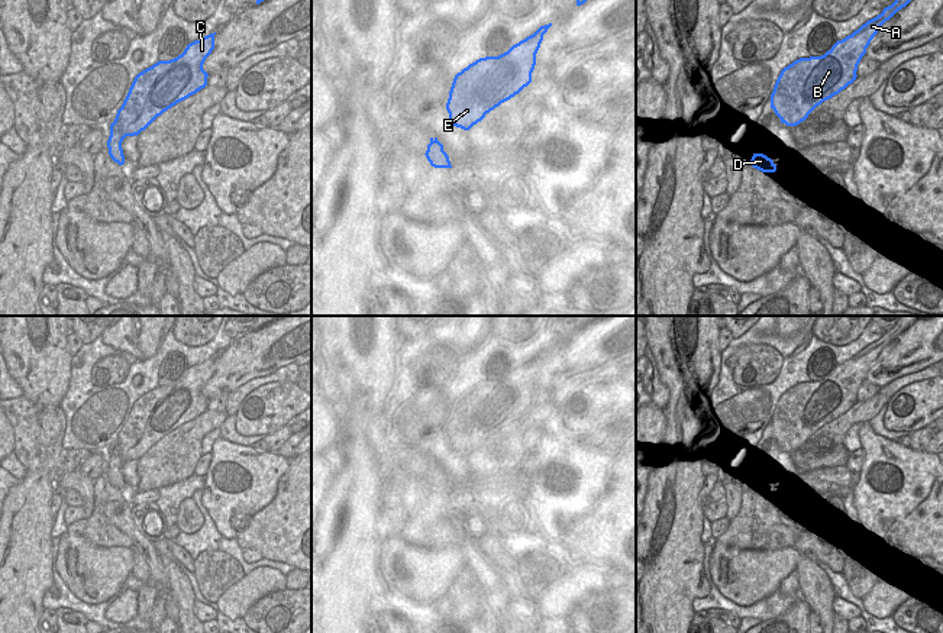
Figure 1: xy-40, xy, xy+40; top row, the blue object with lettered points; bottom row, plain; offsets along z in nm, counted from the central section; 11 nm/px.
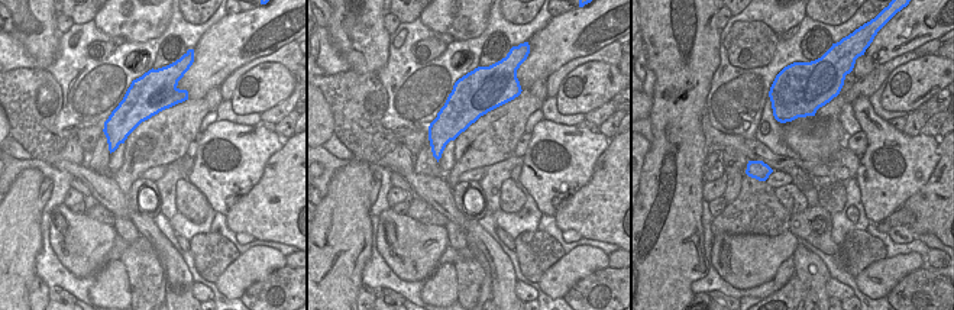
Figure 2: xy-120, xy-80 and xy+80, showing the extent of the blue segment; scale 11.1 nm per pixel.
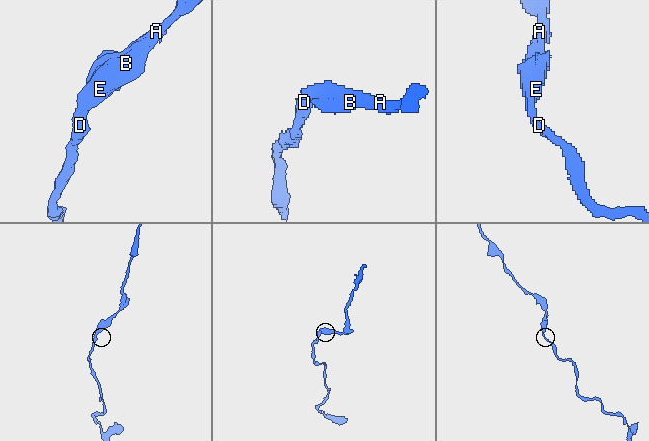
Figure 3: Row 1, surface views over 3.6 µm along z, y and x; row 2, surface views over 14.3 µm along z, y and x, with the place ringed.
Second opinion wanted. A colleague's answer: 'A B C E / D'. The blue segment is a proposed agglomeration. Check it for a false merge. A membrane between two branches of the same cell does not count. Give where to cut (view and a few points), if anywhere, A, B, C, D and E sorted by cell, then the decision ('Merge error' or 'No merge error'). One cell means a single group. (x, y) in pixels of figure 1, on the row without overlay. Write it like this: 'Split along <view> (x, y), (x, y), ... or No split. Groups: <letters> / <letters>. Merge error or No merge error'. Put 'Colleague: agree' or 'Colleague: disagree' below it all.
No split. Groups: A B C D E. No merge error.
Colleague: disagree

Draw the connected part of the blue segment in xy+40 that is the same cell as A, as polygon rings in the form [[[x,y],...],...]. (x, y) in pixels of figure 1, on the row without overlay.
[[[901,316],[881,339],[837,365],[821,381],[800,382],[785,391],[771,419],[771,433],[787,450],[797,450],[823,426],[856,404],[858,390],[881,351],[920,316]]]

